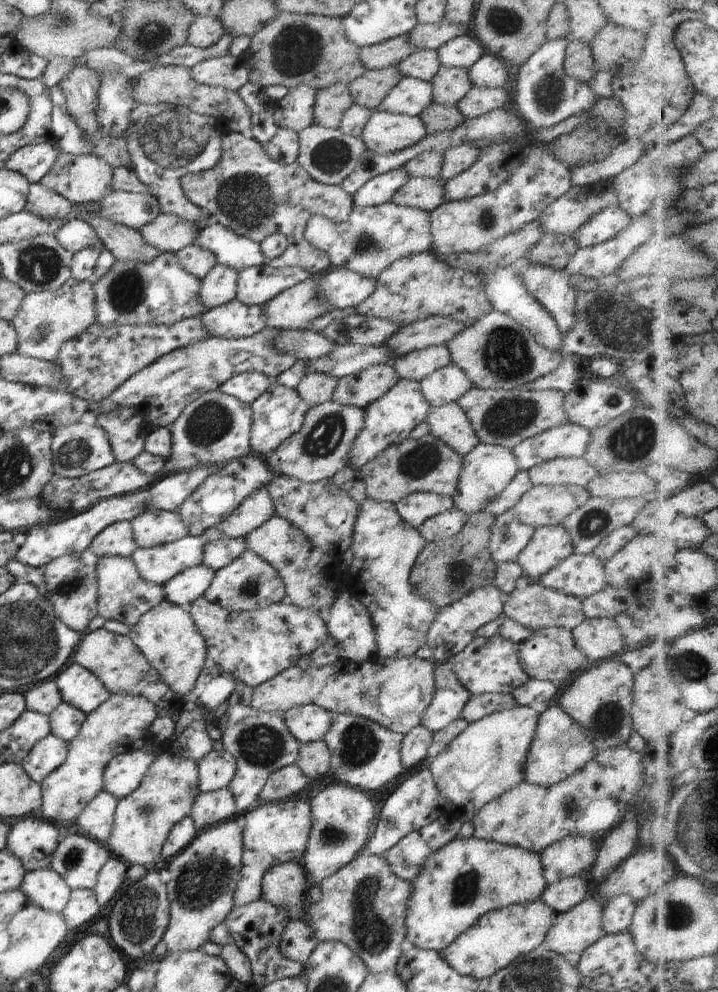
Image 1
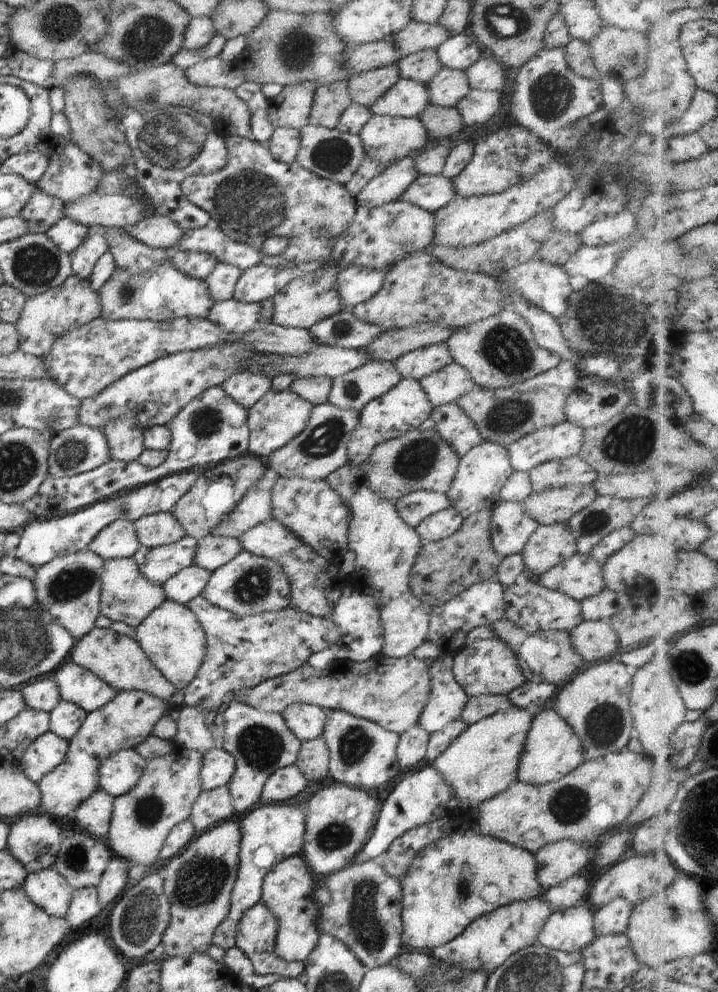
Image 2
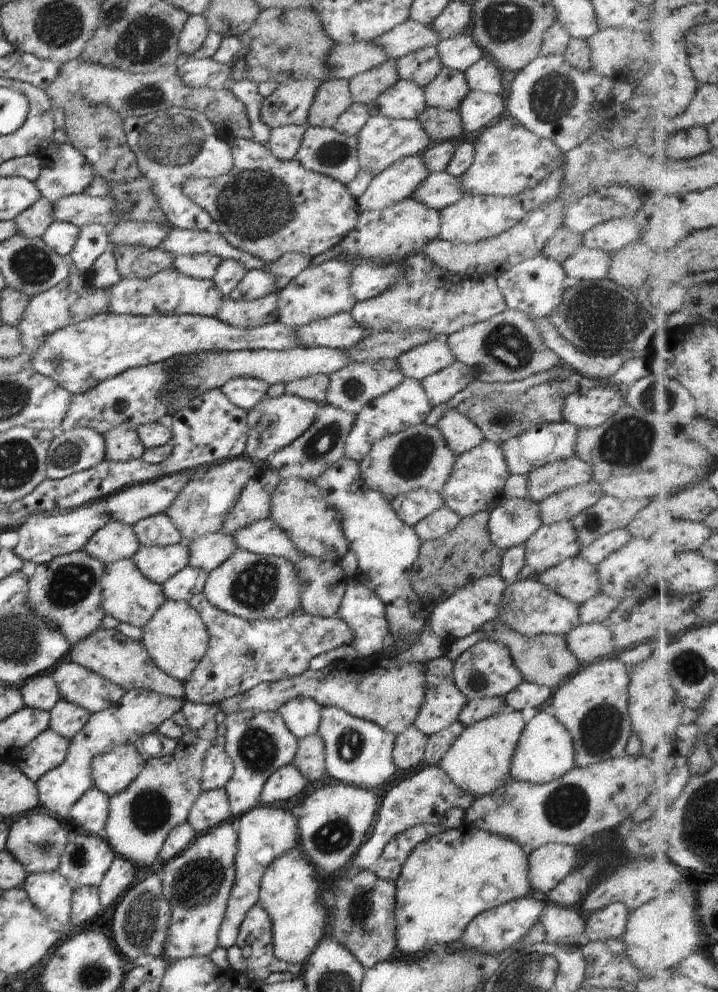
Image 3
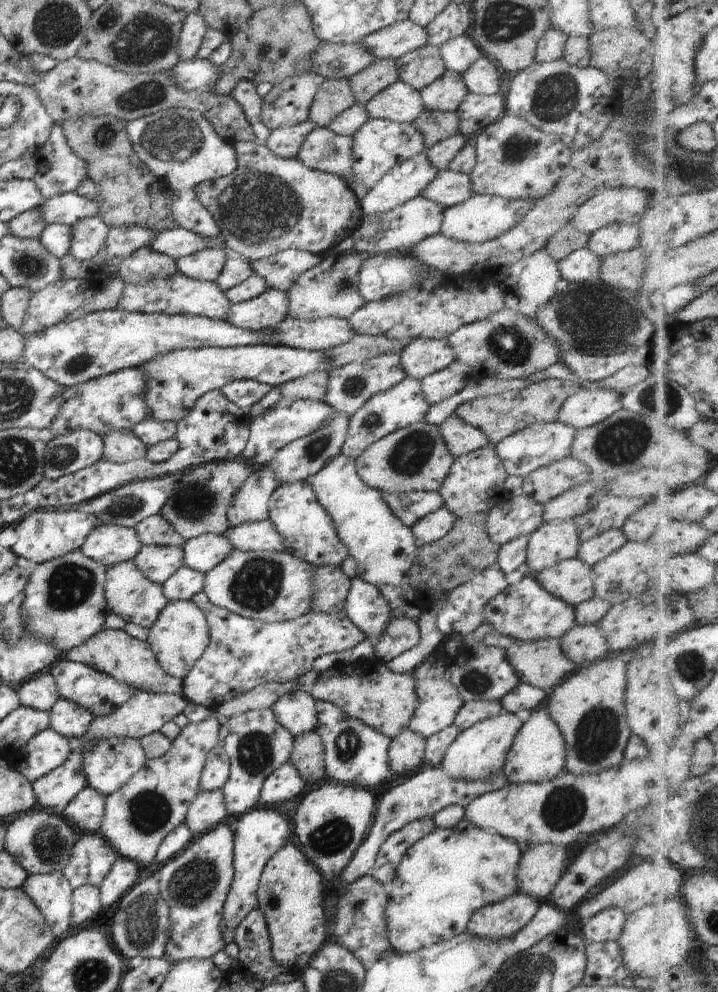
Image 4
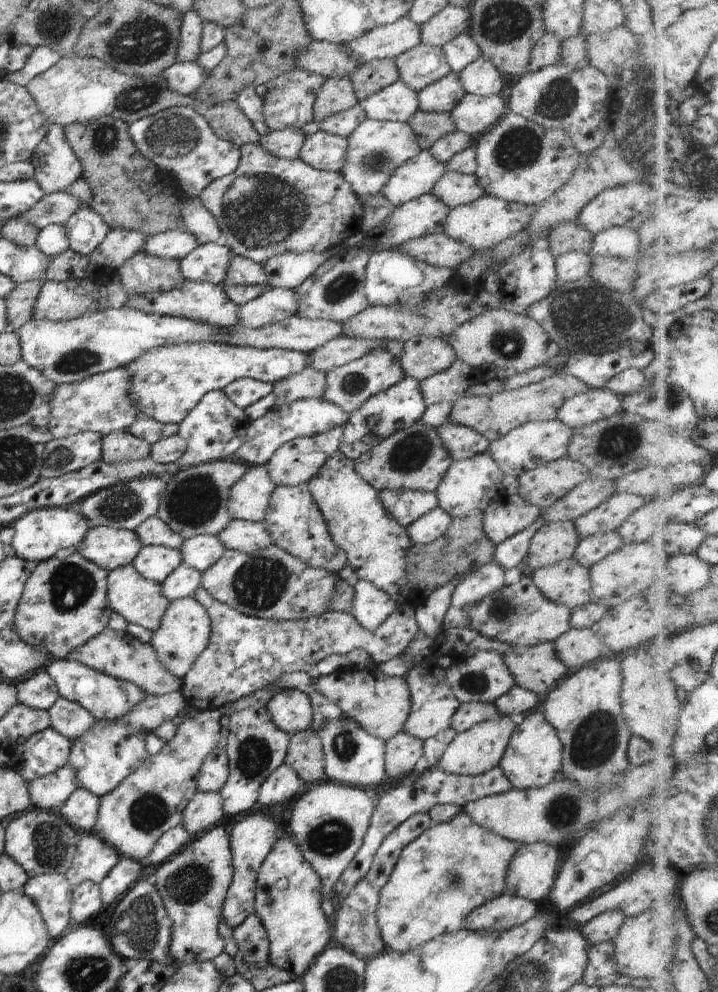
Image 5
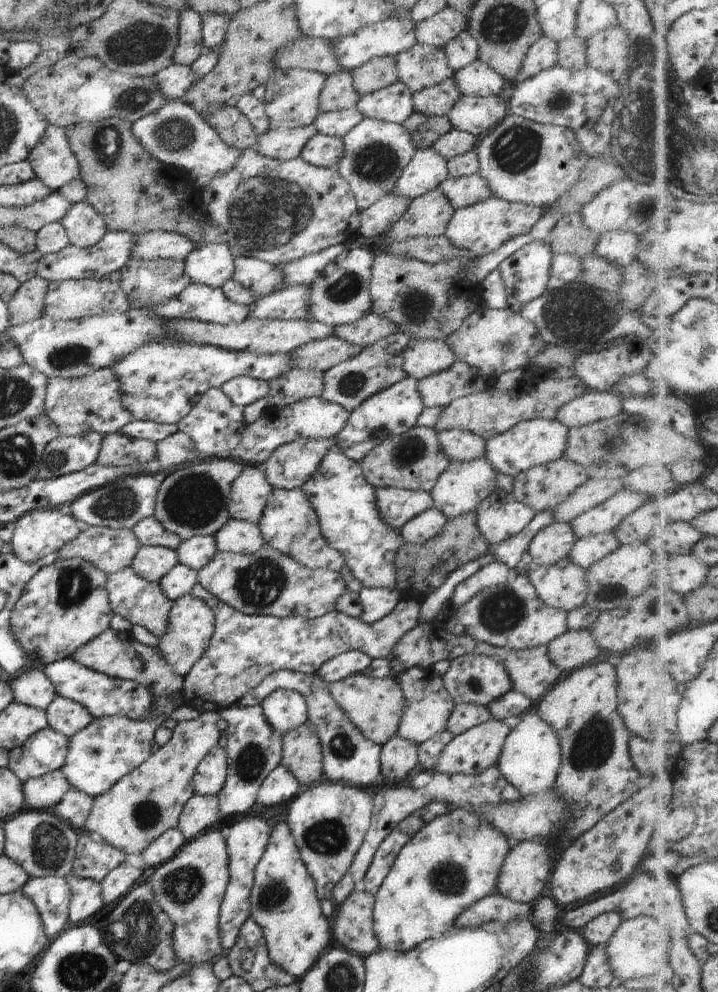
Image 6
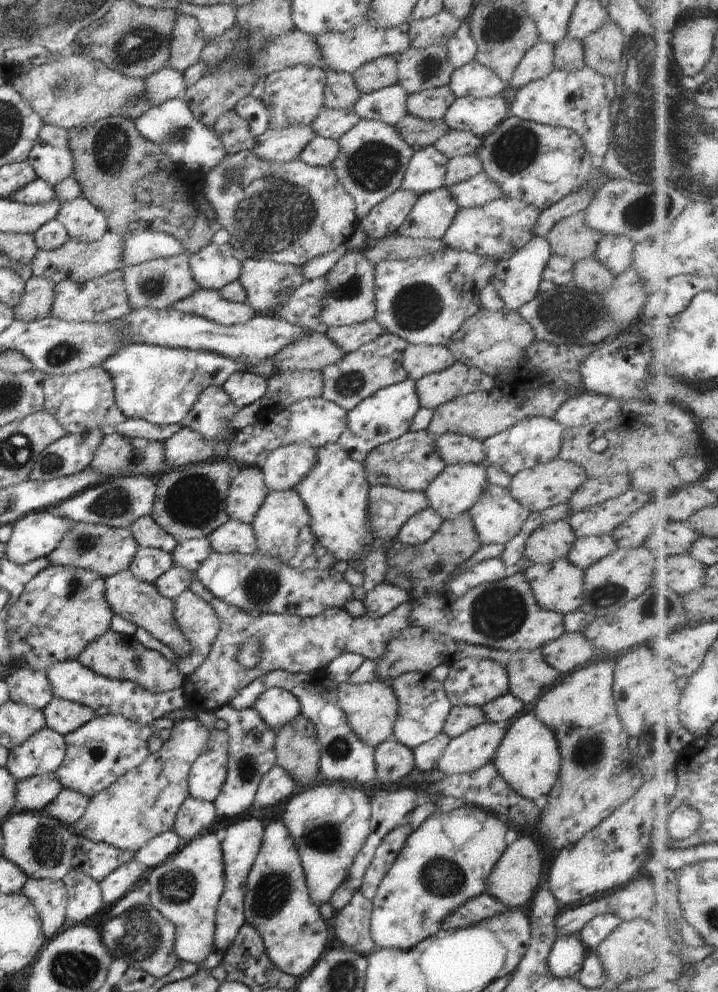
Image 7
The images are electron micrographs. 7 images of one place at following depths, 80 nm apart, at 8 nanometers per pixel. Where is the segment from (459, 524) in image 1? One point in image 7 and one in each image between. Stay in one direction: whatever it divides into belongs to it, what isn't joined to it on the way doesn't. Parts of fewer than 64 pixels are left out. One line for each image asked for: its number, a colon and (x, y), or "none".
2: (443, 524)
3: (435, 526)
4: (435, 526)
5: (430, 527)
6: (429, 524)
7: (419, 528)

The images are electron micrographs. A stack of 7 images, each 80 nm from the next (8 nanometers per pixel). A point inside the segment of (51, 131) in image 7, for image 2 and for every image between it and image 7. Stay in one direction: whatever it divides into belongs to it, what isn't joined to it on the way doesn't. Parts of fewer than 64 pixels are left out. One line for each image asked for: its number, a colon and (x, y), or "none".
2: (71, 174)
3: (65, 172)
4: (60, 170)
5: (55, 165)
6: (52, 160)

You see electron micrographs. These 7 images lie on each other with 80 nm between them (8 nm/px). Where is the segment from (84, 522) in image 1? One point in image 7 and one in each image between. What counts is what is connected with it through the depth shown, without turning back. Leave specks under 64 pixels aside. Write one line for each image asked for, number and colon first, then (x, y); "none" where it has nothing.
2: (42, 540)
3: (43, 537)
4: (43, 535)
5: (40, 534)
6: (39, 533)
7: (37, 534)

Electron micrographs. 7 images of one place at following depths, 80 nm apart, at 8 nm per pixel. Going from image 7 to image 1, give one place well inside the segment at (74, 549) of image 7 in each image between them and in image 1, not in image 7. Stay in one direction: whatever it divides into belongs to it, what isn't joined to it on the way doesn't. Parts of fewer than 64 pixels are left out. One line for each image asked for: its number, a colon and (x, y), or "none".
1: (117, 540)
2: (118, 540)
3: (115, 541)
4: (108, 545)
5: (110, 548)
6: (110, 550)

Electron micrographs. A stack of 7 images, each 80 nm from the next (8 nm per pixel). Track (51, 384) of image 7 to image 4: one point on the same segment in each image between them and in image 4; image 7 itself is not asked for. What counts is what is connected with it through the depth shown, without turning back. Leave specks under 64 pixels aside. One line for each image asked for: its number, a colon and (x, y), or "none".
4: (112, 402)
5: (101, 404)
6: (92, 403)

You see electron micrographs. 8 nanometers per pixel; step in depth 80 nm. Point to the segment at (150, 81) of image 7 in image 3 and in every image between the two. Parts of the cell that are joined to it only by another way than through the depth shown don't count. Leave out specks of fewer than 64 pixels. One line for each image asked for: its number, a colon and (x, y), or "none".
3: (209, 73)
4: (194, 74)
5: (185, 78)
6: (174, 81)

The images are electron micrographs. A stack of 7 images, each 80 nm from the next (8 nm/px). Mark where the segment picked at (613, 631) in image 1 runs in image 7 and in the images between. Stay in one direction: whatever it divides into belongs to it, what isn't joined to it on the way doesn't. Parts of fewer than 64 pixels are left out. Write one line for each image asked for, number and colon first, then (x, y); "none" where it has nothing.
2: (592, 640)
3: (588, 642)
4: (585, 643)
5: (578, 646)
6: (574, 649)
7: (570, 651)

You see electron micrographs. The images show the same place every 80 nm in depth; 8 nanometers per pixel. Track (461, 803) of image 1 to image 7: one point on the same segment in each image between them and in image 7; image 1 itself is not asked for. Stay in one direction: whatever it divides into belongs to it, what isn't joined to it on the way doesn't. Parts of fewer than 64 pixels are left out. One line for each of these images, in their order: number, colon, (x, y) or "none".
2: (482, 763)
3: (477, 762)
4: (478, 752)
5: (480, 749)
6: (476, 750)
7: (468, 752)

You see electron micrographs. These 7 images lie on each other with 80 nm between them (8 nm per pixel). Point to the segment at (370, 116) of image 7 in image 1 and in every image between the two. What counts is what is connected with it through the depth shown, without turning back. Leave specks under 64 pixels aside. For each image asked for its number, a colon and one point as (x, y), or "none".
1: (410, 96)
2: (408, 98)
3: (405, 100)
4: (400, 102)
5: (398, 103)
6: (393, 104)

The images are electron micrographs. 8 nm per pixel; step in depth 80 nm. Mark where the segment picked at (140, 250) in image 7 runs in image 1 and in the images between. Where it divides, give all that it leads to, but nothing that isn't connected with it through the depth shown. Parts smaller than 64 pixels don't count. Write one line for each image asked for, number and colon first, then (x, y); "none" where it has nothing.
1: (231, 249)
2: (210, 240)
3: (181, 242)
4: (177, 243)
5: (175, 244)
6: (154, 245)

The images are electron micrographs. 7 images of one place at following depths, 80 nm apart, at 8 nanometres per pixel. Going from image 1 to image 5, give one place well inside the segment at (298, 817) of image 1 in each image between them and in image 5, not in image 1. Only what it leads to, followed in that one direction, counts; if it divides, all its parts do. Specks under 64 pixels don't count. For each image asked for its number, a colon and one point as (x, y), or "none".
2: (270, 833)
3: (264, 833)
4: (260, 833)
5: (252, 839)

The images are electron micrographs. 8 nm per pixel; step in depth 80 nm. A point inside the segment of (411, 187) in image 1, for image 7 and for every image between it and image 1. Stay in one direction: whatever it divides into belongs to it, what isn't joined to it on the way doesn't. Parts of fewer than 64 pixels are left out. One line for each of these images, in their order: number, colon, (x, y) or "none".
2: (430, 192)
3: (440, 190)
4: (448, 189)
5: (455, 189)
6: (465, 191)
7: (476, 191)

